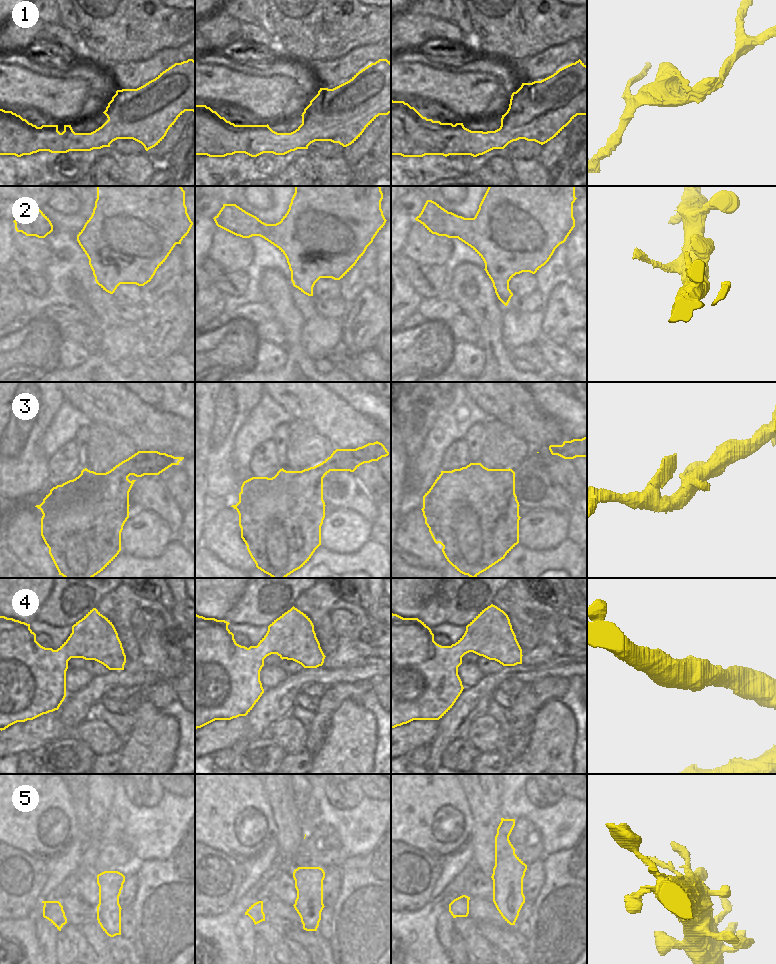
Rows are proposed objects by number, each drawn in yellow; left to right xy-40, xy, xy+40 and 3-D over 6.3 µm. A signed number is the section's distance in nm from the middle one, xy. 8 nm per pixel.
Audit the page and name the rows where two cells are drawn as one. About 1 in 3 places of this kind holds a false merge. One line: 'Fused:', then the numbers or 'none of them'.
Fused: none of them

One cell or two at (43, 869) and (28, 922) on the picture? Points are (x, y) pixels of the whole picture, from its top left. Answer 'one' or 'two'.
two

